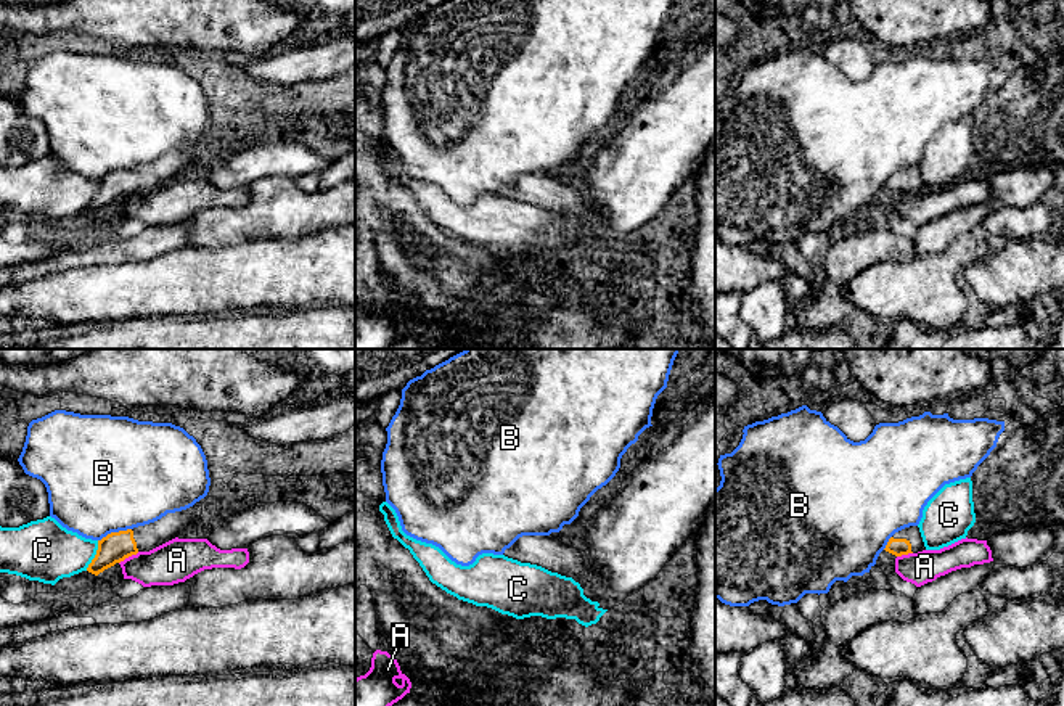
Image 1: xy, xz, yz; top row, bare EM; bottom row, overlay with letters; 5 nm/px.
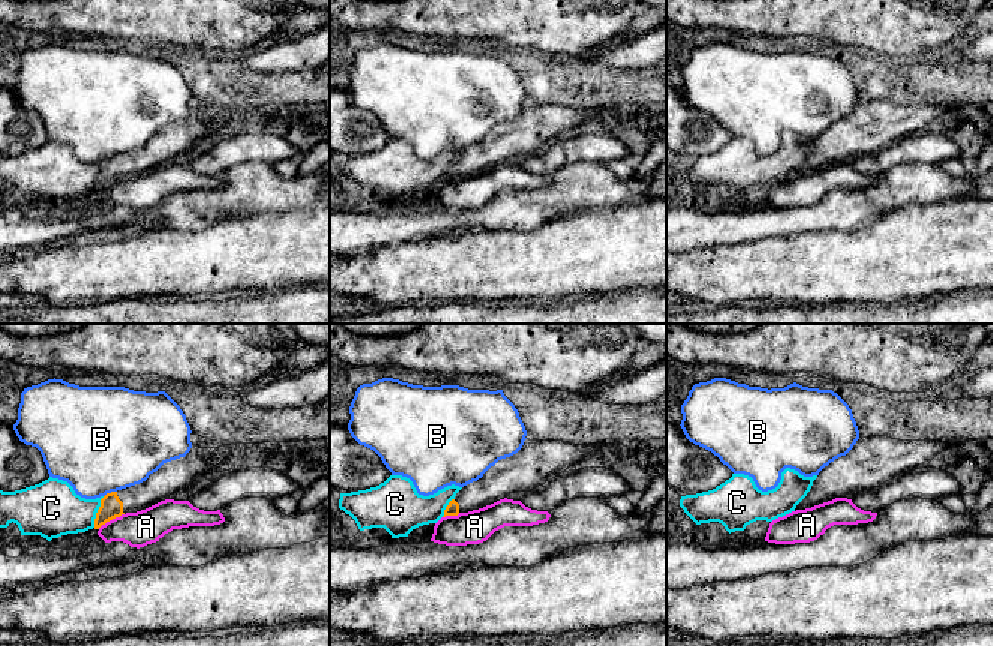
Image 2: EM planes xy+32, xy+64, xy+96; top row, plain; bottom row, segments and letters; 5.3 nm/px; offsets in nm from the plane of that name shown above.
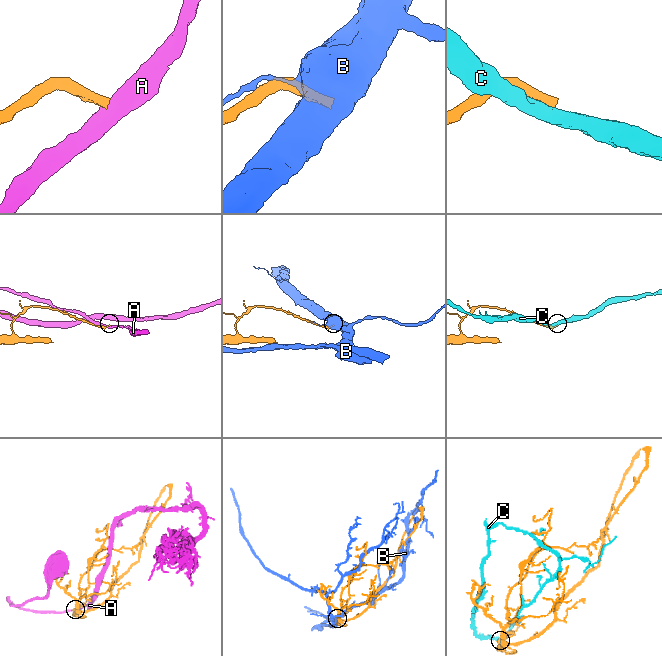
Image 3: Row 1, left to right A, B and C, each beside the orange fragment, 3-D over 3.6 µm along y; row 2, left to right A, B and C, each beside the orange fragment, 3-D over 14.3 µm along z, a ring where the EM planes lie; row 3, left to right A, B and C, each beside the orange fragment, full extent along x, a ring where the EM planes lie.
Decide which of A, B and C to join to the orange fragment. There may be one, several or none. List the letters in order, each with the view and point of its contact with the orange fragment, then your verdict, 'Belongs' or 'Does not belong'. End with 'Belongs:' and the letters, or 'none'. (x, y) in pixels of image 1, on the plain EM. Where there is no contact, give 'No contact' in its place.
A: Touches orange at xy (129, 195). Does not belong
B: Touches orange at xy (114, 172). Does not belong
C: Touches orange at xy (95, 195). Does not belong
Belongs: none

